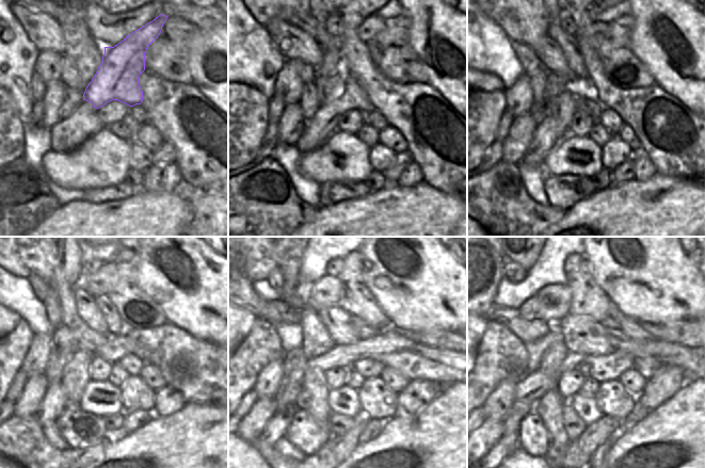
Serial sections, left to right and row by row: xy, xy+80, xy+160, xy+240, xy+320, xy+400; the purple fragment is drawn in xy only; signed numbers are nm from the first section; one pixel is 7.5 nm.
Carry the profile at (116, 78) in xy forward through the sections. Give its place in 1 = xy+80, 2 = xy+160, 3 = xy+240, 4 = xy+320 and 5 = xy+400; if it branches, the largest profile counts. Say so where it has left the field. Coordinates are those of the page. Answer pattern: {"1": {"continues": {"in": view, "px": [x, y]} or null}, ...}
{"1": {"continues": {"in": "xy+80", "px": [323, 123]}}, "2": {"continues": {"in": "xy+160", "px": [545, 139]}}, "3": {"continues": {"in": "xy+240", "px": [54, 401]}}, "4": {"continues": {"in": "xy+320", "px": [276, 428]}}, "5": {"continues": {"in": "xy+400", "px": [499, 452]}}}

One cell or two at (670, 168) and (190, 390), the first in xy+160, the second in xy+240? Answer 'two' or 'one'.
one

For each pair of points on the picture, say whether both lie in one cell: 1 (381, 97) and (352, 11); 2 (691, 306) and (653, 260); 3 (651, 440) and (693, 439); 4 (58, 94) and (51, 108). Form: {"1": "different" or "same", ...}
{"1": "same", "2": "same", "3": "same", "4": "same"}

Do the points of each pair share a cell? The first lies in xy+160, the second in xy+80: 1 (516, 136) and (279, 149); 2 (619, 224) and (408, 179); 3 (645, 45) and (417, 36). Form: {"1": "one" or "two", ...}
{"1": "two", "2": "two", "3": "one"}

